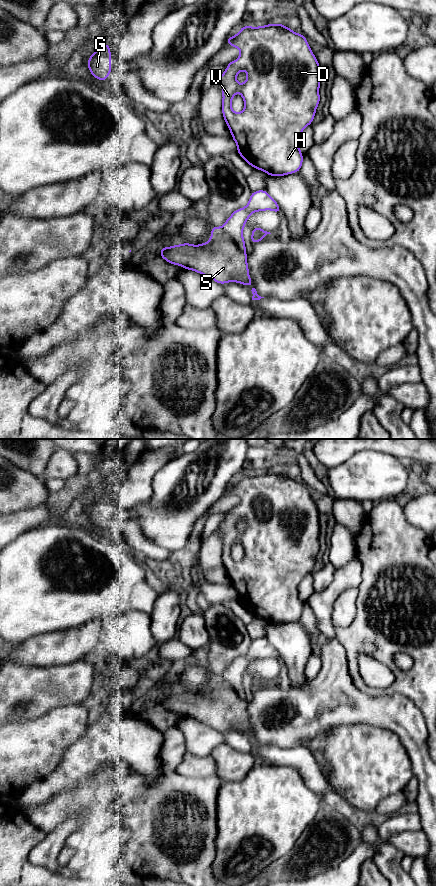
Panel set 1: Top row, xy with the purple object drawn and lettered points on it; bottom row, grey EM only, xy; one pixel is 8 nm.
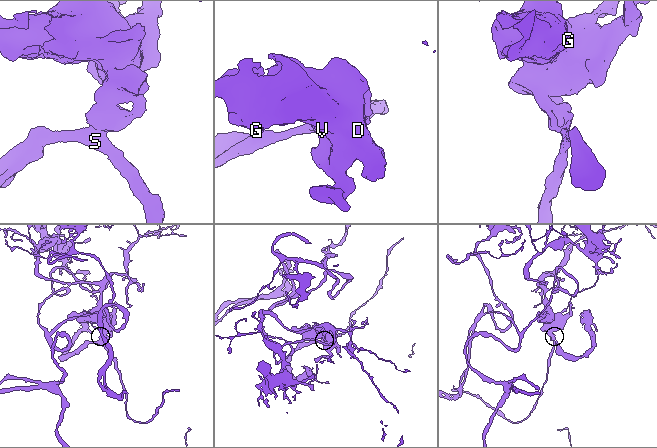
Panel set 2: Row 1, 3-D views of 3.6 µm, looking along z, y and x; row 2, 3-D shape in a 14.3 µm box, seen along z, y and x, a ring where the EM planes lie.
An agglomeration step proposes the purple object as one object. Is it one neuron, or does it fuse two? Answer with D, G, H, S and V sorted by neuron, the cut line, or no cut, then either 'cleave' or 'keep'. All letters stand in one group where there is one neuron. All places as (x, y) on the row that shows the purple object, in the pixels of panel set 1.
D G H V / S | xy (222, 227), (235, 244), (245, 252) | cleave

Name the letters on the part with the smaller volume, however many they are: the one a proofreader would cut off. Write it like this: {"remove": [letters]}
{"remove": ["S"]}

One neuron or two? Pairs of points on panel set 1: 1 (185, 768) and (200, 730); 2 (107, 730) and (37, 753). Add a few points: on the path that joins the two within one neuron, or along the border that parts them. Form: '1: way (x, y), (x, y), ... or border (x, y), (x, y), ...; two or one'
1: way (194, 759), (199, 754), (200, 739); one
2: border (88, 725), (85, 732), (63, 753), (60, 760); two

